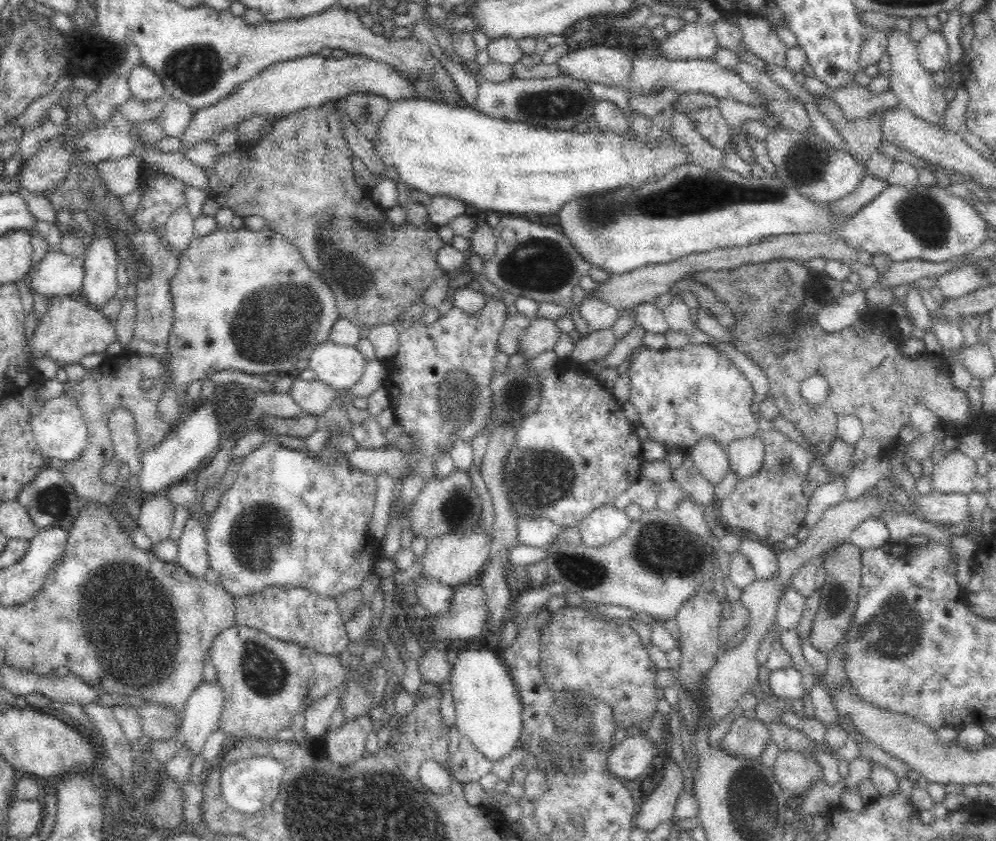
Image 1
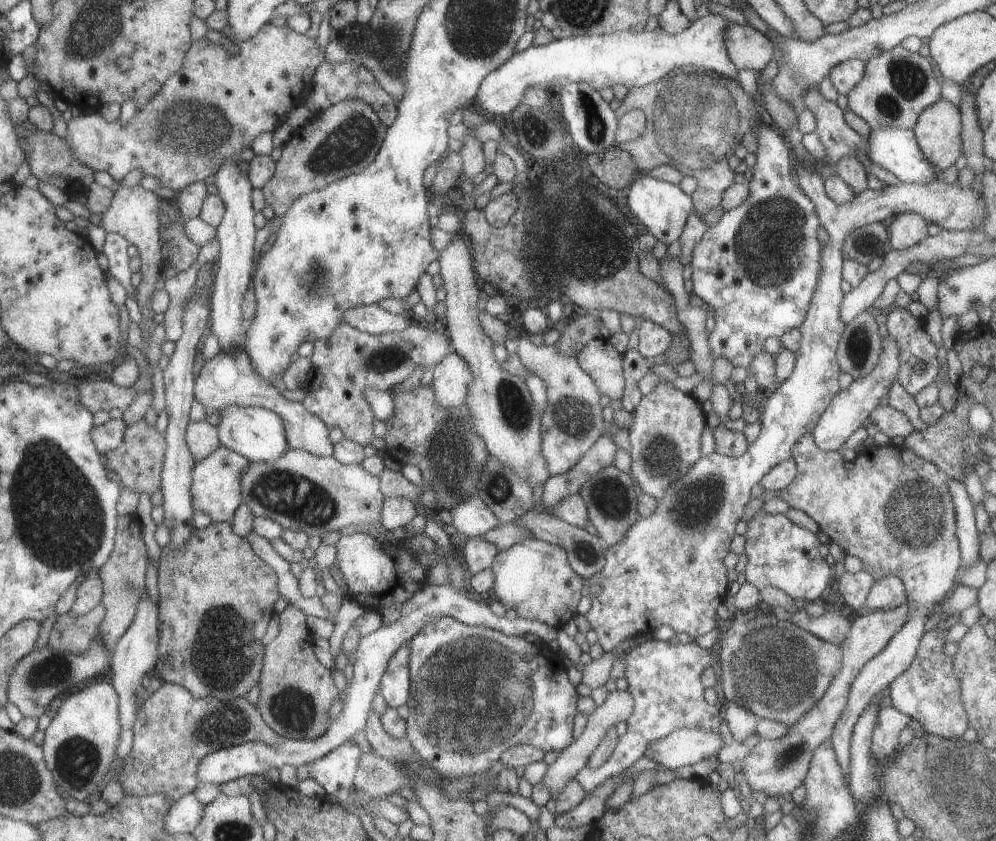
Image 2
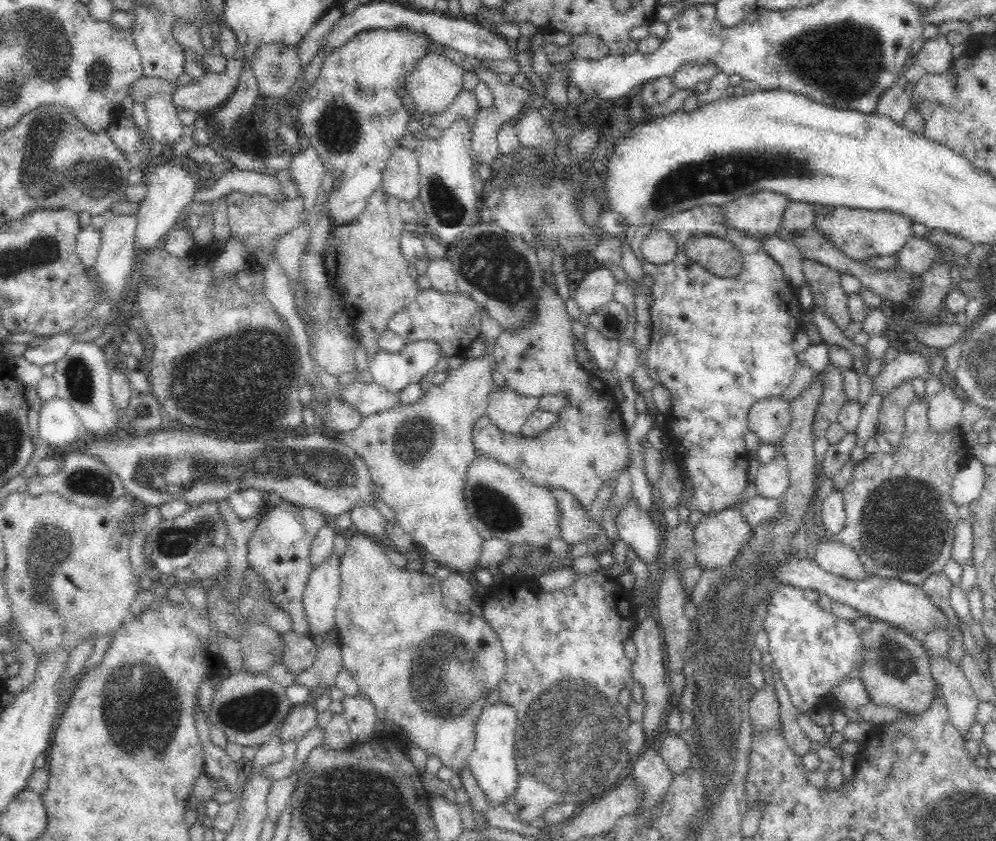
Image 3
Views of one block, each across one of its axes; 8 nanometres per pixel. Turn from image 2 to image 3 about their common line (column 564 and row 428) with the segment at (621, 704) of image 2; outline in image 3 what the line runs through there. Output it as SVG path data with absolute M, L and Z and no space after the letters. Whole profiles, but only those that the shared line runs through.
M781 396L760 400L748 410L747 430L754 432L761 443L780 445L788 424L789 401Z

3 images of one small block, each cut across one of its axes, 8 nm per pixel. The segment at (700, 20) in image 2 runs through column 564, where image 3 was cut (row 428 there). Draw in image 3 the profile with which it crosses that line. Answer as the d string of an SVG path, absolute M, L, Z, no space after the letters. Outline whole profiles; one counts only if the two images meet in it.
M57 396L41 406L36 434L48 444L51 452L77 446L86 438L84 425L71 404Z

